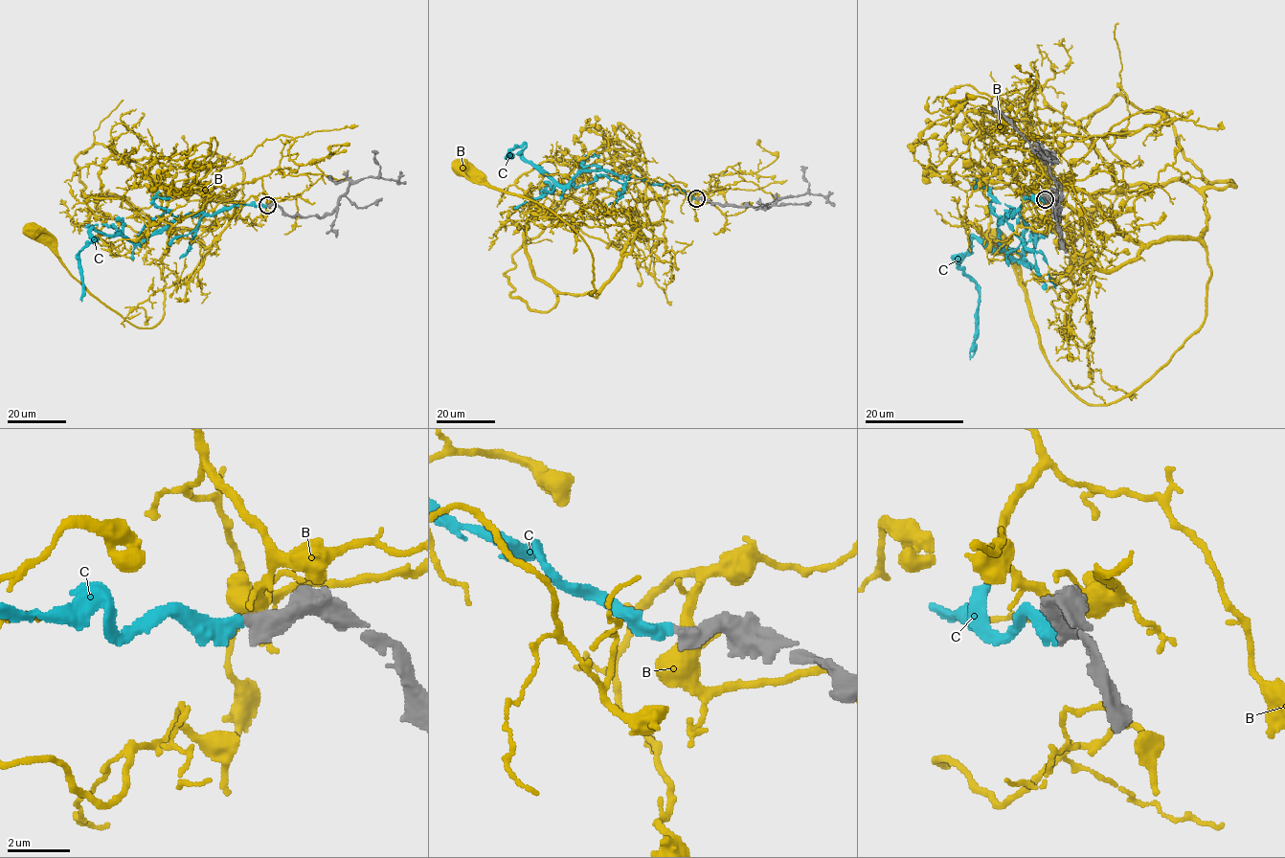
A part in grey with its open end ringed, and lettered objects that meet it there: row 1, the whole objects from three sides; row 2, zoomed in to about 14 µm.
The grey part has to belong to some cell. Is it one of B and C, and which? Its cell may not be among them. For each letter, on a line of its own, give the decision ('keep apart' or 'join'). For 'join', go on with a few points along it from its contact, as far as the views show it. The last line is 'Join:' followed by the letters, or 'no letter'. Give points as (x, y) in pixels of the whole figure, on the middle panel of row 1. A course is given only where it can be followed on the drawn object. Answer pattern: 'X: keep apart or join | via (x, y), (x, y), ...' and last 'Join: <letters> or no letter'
B: keep apart
C: join | via (696, 198), (601, 169), (582, 169), (559, 185), (519, 153), (525, 144), (515, 146), (510, 153)
Join: C

